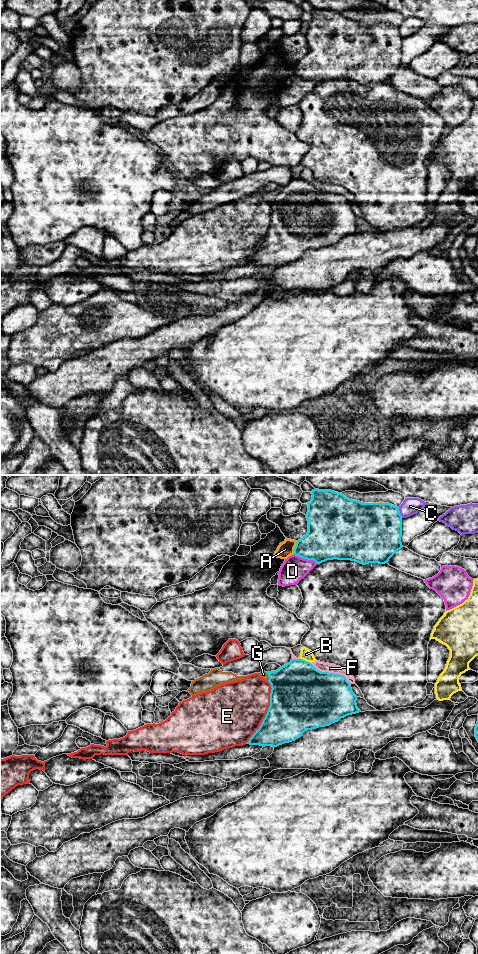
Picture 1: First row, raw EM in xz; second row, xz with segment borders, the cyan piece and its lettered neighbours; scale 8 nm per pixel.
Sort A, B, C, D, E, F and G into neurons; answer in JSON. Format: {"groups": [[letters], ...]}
{"groups": [["A"], ["B"], ["C"], ["D"], ["E"], ["F"], ["G"]]}

